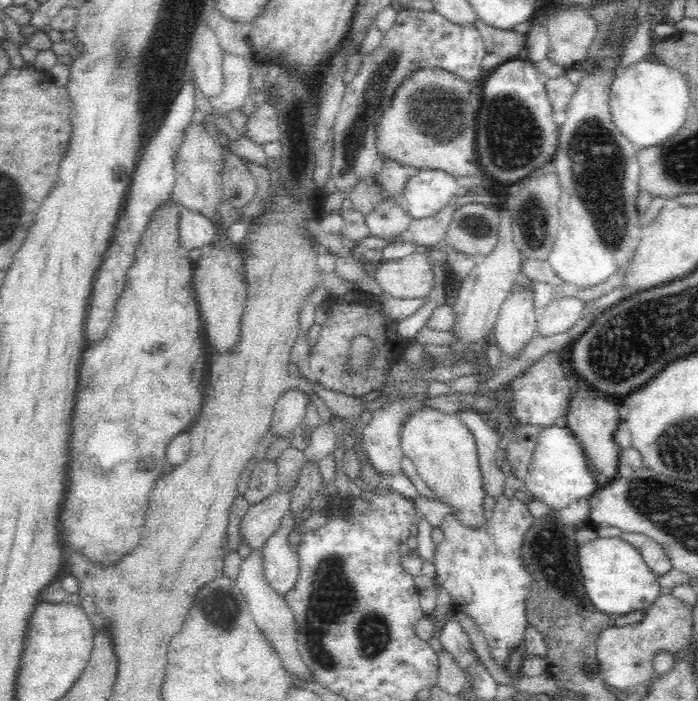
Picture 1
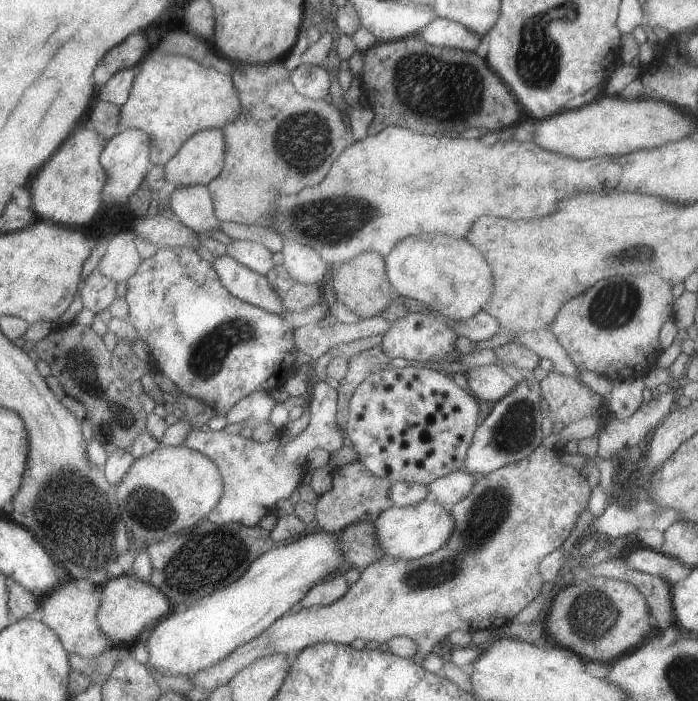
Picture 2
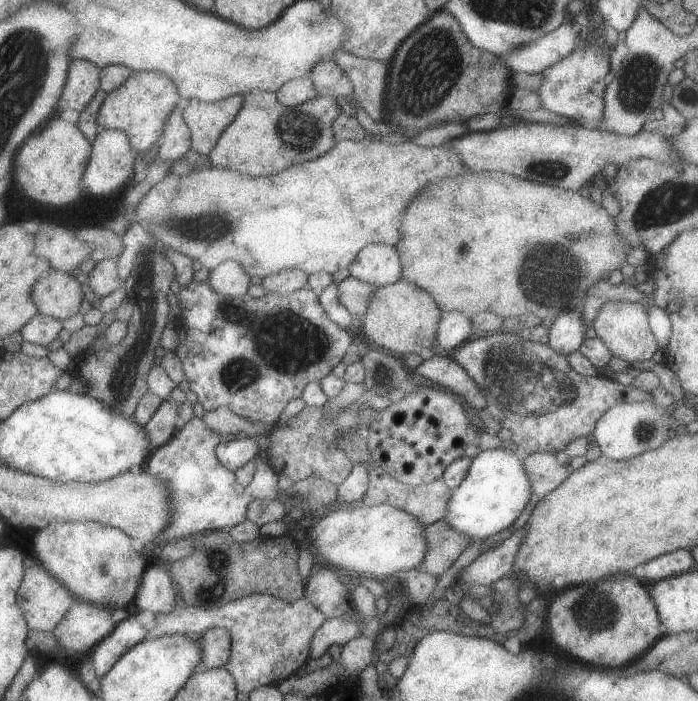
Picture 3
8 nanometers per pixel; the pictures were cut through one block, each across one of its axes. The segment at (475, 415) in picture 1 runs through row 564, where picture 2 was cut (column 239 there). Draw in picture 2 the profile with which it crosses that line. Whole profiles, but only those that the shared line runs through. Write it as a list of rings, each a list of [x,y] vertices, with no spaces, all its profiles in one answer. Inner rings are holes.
[[[318,381],[312,404],[313,420],[310,428],[304,434],[300,434],[298,438],[292,438],[290,434],[286,434],[287,432],[284,429],[278,430],[274,439],[270,442],[256,442],[256,440],[246,438],[241,433],[230,434],[226,430],[214,431],[211,427],[206,427],[204,430],[192,430],[186,446],[212,458],[221,467],[222,473],[225,475],[225,497],[222,498],[220,506],[214,510],[214,514],[210,514],[210,518],[216,524],[228,524],[228,522],[240,520],[245,526],[256,527],[262,522],[264,516],[269,516],[276,511],[278,502],[288,500],[296,490],[299,490],[309,469],[308,456],[310,456],[310,452],[314,452],[316,449],[324,449],[332,454],[343,448],[342,440],[344,438],[338,430],[339,425],[336,424],[336,412],[338,412],[336,410],[336,398],[338,398],[338,392],[330,386],[330,382]]]

